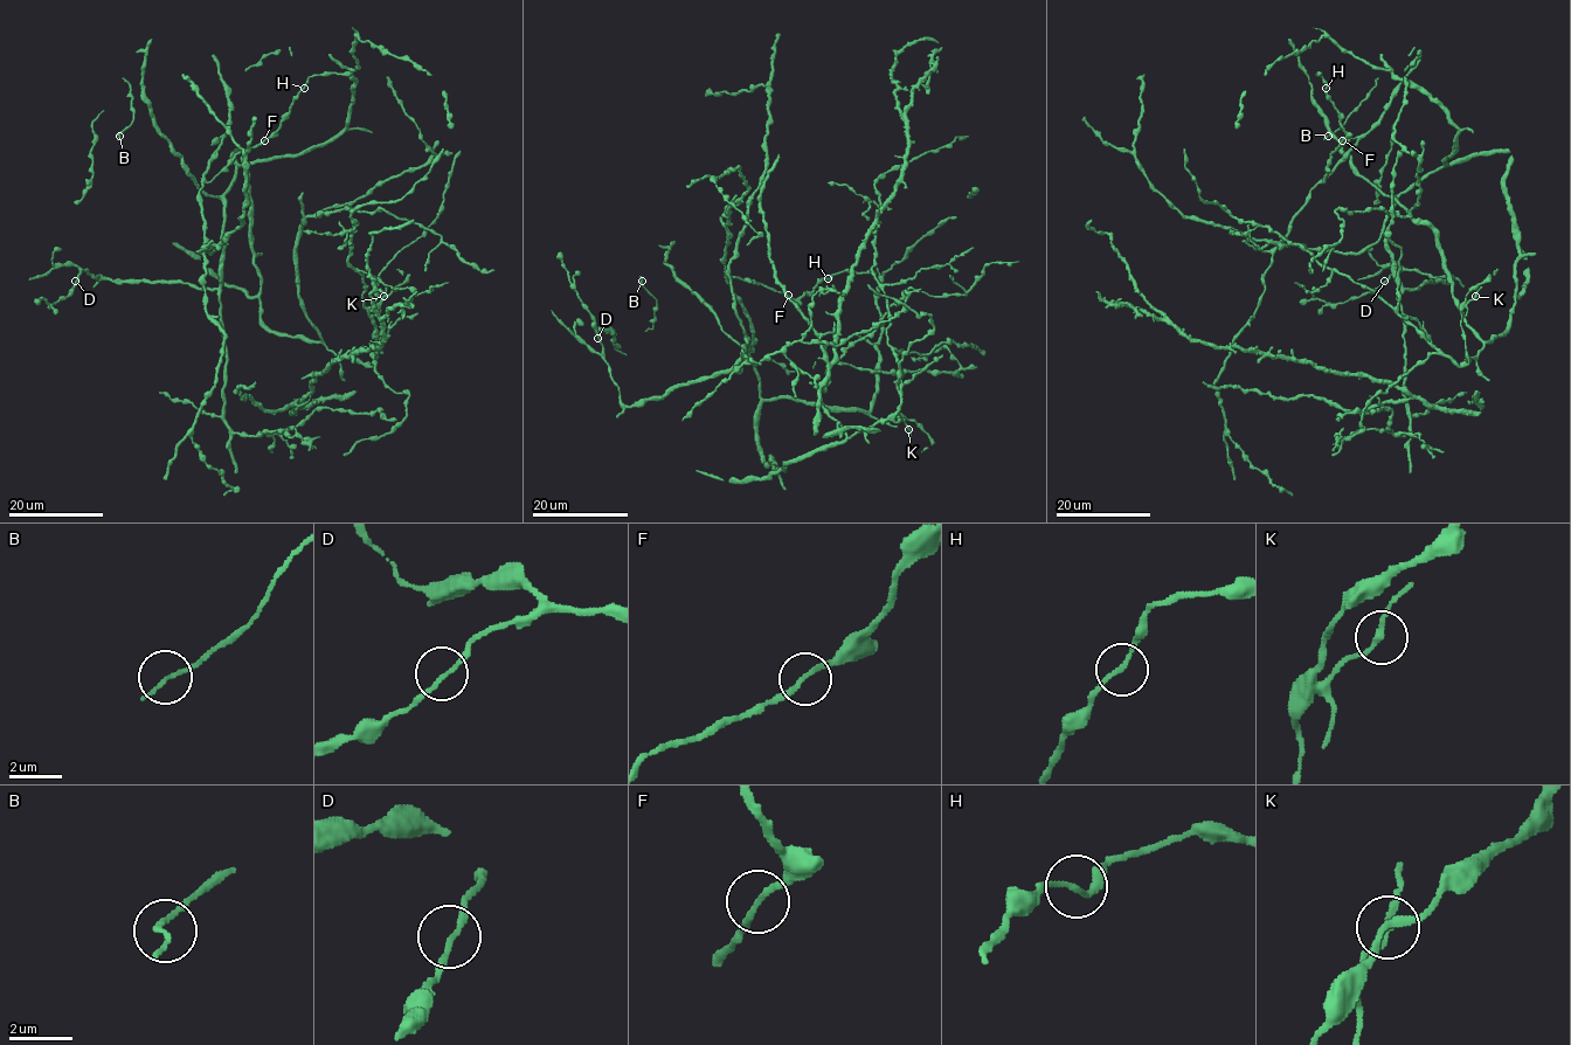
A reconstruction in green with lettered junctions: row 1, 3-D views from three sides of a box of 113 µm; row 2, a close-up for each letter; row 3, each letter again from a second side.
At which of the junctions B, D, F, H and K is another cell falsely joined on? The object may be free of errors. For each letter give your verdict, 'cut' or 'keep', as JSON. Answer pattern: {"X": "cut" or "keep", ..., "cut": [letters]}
{"B": "cut", "D": "keep", "F": "keep", "H": "keep", "K": "keep", "cut": ["B"]}

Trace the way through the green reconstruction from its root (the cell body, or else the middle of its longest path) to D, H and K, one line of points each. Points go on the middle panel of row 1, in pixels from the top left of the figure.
D: (752, 359), (747, 337), (746, 354), (729, 368), (625, 406), (597, 338)
H: (752, 359), (728, 275), (738, 239), (727, 240), (722, 264), (731, 276), (793, 298), (828, 278)
K: (752, 359), (758, 444), (776, 472), (879, 422), (898, 422), (898, 414), (908, 429)

